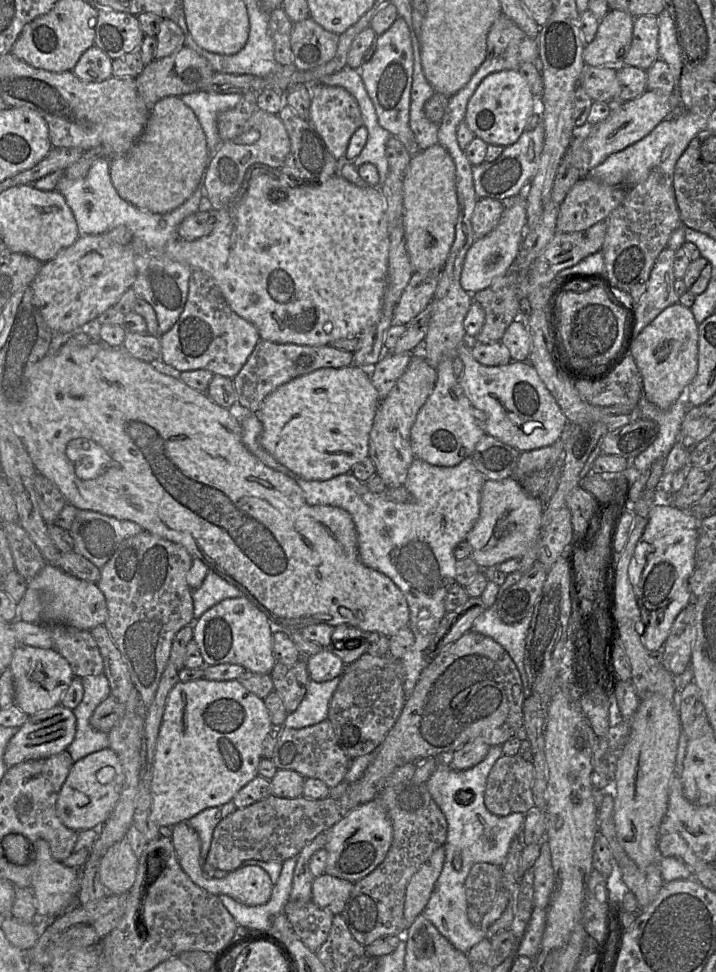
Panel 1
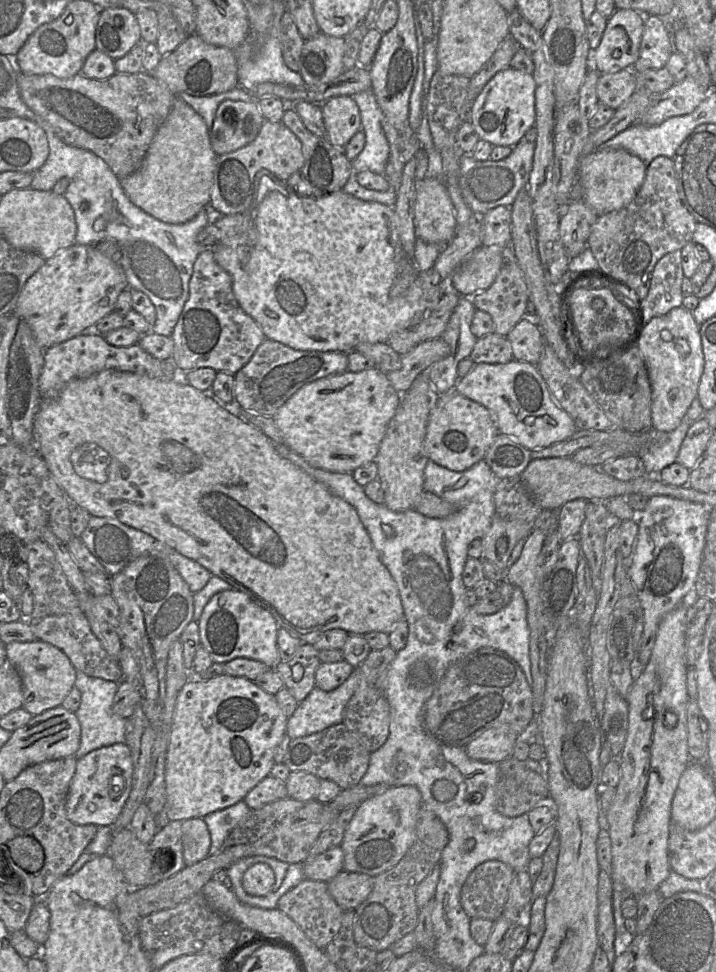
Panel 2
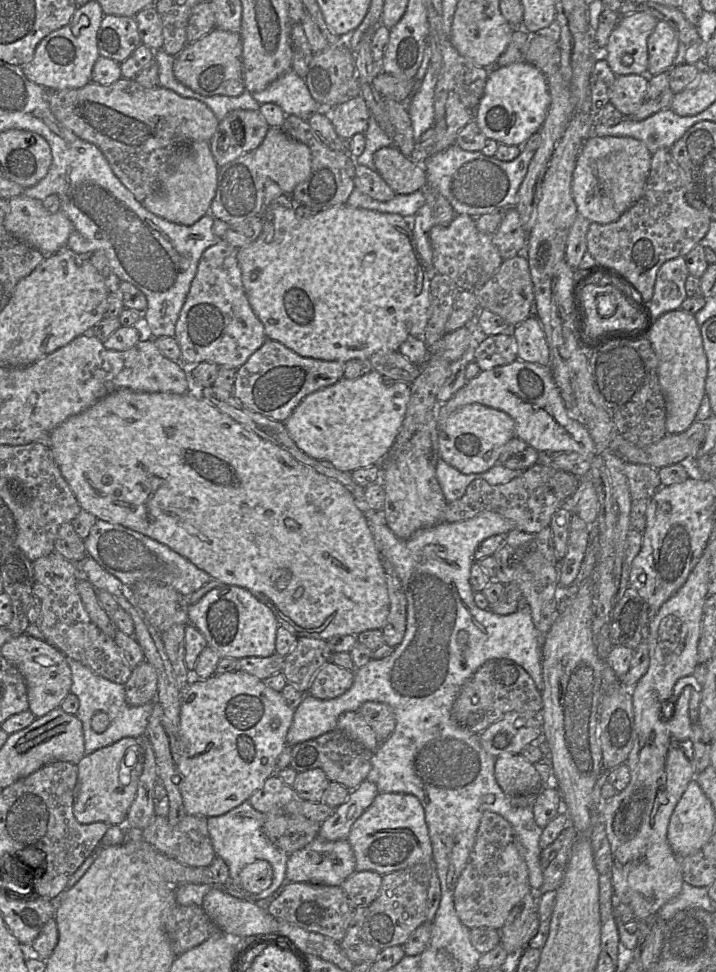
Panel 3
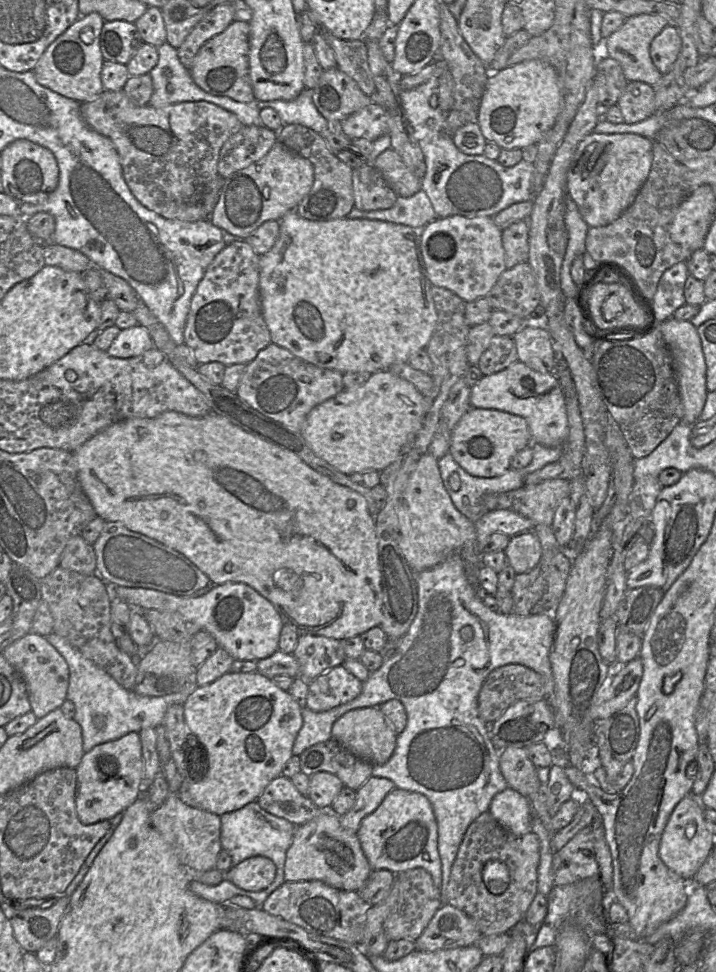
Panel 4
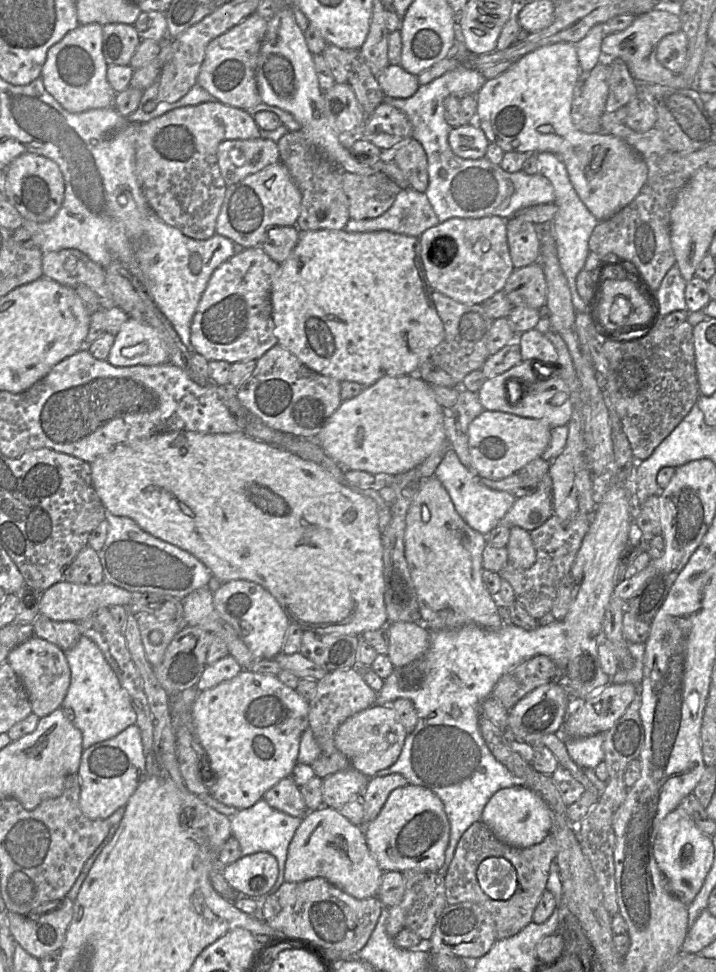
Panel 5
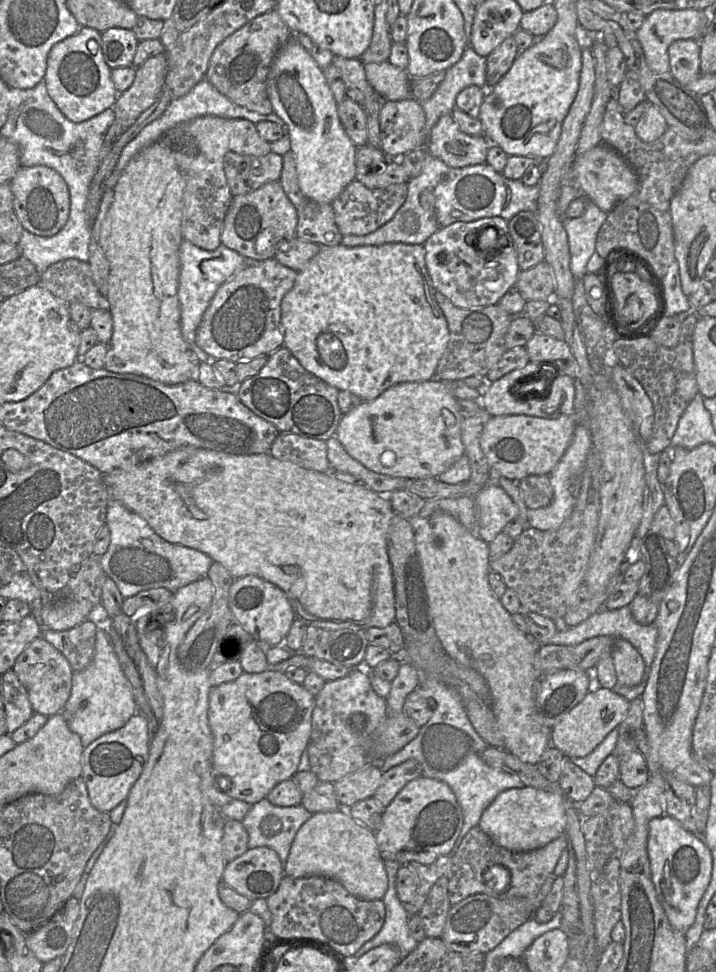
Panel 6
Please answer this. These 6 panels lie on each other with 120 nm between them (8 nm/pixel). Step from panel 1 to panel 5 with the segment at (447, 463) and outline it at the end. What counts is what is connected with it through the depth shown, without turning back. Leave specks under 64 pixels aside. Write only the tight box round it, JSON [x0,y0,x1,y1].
[468,410,551,479]

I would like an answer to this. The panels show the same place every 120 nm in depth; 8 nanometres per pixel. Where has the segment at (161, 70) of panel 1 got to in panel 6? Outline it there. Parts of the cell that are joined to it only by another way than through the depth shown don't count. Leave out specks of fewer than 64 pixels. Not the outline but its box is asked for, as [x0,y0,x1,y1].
[205,9,294,114]

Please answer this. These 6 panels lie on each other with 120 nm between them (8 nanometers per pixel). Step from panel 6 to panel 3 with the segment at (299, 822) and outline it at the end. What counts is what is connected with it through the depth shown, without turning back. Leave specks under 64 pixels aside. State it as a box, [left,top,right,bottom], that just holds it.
[207,801,288,901]

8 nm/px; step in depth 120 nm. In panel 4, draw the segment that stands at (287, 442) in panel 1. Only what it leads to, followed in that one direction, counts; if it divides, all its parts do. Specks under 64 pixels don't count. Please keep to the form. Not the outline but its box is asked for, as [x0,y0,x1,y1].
[301,370,424,475]

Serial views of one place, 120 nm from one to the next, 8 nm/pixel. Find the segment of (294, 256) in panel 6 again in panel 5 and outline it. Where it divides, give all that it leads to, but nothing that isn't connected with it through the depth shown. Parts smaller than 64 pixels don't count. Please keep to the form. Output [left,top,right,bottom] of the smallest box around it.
[261,226,300,264]

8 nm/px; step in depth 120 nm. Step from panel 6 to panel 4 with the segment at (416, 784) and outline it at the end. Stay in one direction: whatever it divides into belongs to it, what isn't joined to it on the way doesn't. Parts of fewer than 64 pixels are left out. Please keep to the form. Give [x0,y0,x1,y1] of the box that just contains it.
[356,787,441,887]

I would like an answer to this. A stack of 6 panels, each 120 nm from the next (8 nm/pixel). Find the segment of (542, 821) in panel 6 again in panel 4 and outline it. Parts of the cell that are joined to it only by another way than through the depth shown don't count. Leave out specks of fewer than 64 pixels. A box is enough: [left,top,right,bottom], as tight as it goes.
[488,788,532,836]

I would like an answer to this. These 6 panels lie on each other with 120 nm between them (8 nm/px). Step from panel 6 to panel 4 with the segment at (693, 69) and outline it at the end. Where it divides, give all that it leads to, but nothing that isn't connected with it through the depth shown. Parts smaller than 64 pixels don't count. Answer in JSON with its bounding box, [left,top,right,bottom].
[650,25,682,73]

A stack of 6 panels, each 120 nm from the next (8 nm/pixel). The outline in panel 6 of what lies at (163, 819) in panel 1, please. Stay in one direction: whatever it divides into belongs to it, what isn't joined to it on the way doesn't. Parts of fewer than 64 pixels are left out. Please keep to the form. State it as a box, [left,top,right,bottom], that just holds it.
[208,667,315,805]

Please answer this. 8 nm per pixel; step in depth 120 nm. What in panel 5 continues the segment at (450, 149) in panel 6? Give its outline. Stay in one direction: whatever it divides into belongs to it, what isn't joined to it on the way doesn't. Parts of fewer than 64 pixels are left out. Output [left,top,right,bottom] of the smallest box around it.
[448,123,490,159]

